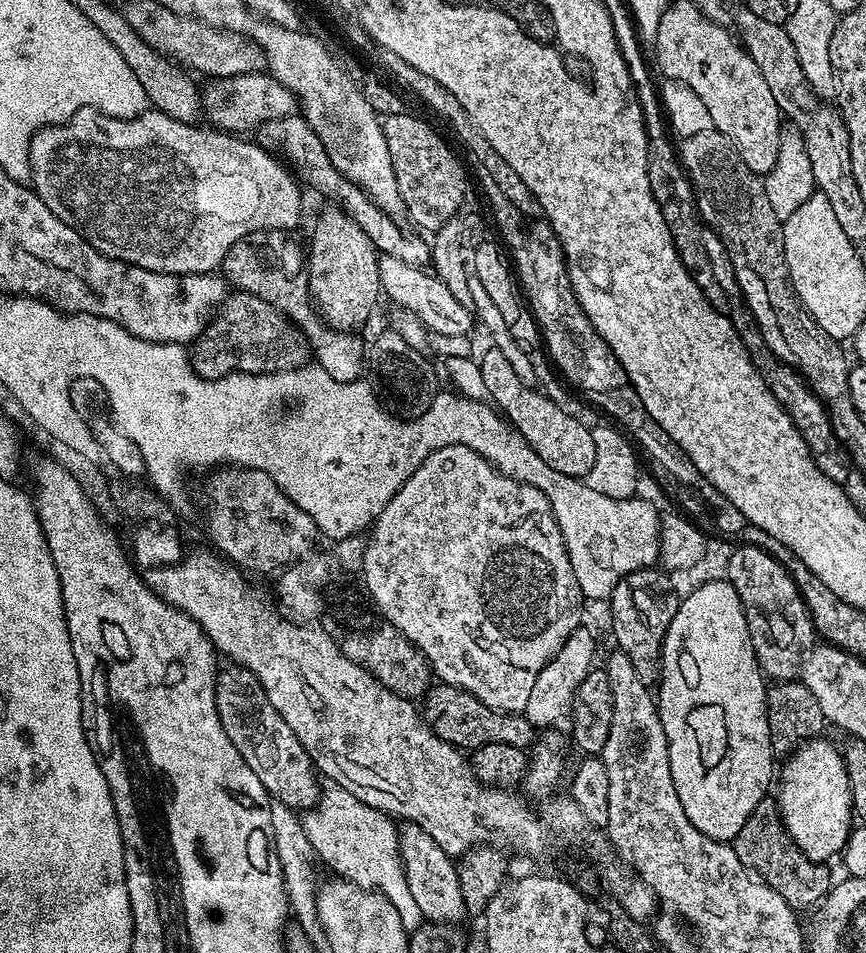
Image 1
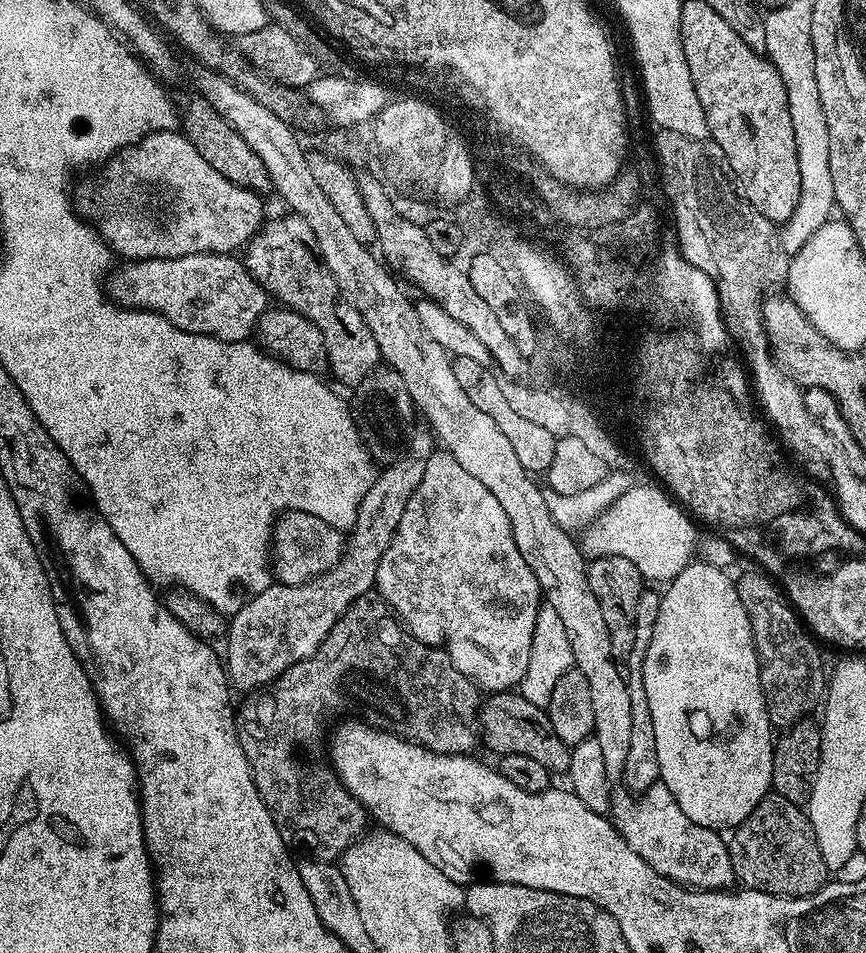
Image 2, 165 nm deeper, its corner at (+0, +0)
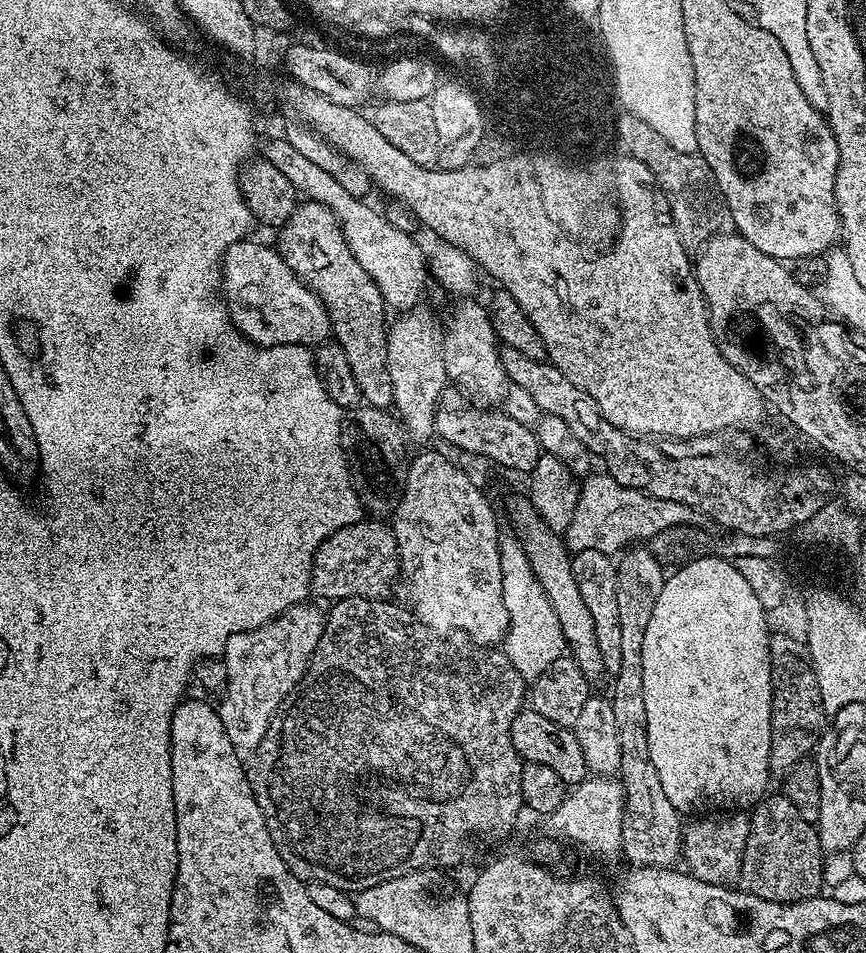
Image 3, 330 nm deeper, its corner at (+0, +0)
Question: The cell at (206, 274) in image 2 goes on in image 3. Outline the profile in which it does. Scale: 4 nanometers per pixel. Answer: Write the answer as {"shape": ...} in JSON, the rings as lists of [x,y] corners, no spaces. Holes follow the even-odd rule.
{"shape":[[[245,238],[234,242],[230,250],[226,250],[222,265],[222,299],[228,307],[232,324],[251,344],[262,348],[278,346],[319,346],[332,336],[332,323],[324,303],[318,299],[303,282],[286,266],[279,251],[275,247],[267,248],[253,238]]]}

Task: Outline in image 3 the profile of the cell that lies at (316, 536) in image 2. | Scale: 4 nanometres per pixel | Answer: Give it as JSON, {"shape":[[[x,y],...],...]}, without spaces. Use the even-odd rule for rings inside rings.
{"shape":[[[362,518],[357,524],[331,532],[316,548],[312,559],[312,587],[327,602],[346,598],[382,600],[391,597],[392,583],[400,576],[396,533],[383,519]]]}

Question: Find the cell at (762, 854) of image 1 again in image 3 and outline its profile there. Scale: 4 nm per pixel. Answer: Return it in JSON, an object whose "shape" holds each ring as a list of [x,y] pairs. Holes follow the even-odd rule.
{"shape":[[[783,794],[765,795],[750,812],[750,834],[742,854],[739,887],[763,900],[793,904],[821,895],[826,853],[815,824],[806,822]]]}

